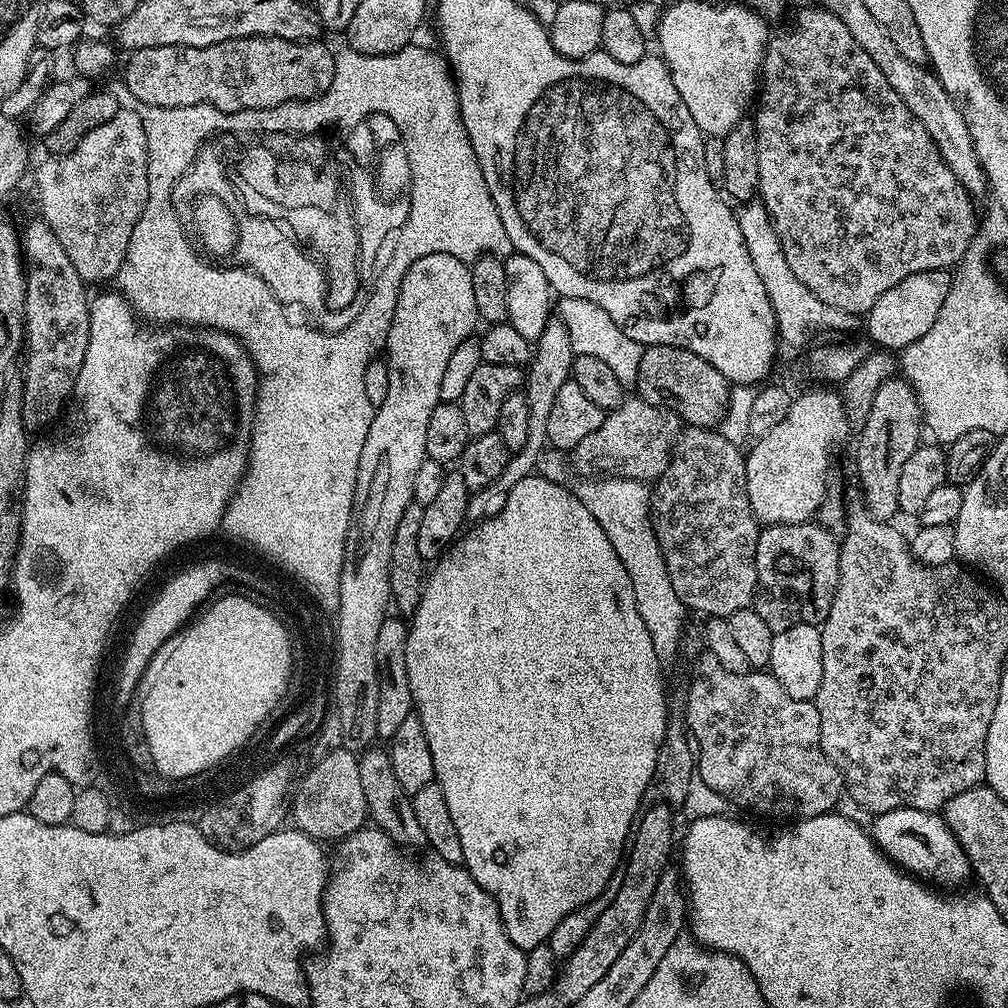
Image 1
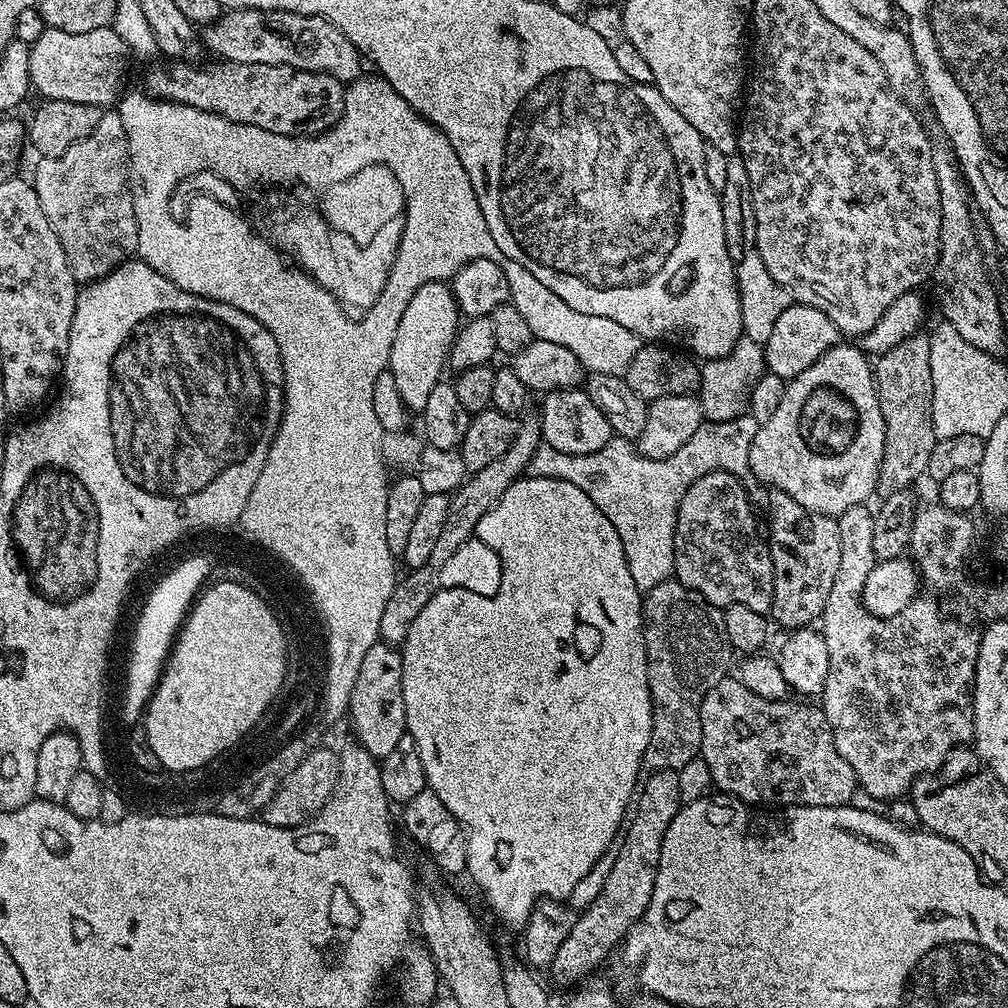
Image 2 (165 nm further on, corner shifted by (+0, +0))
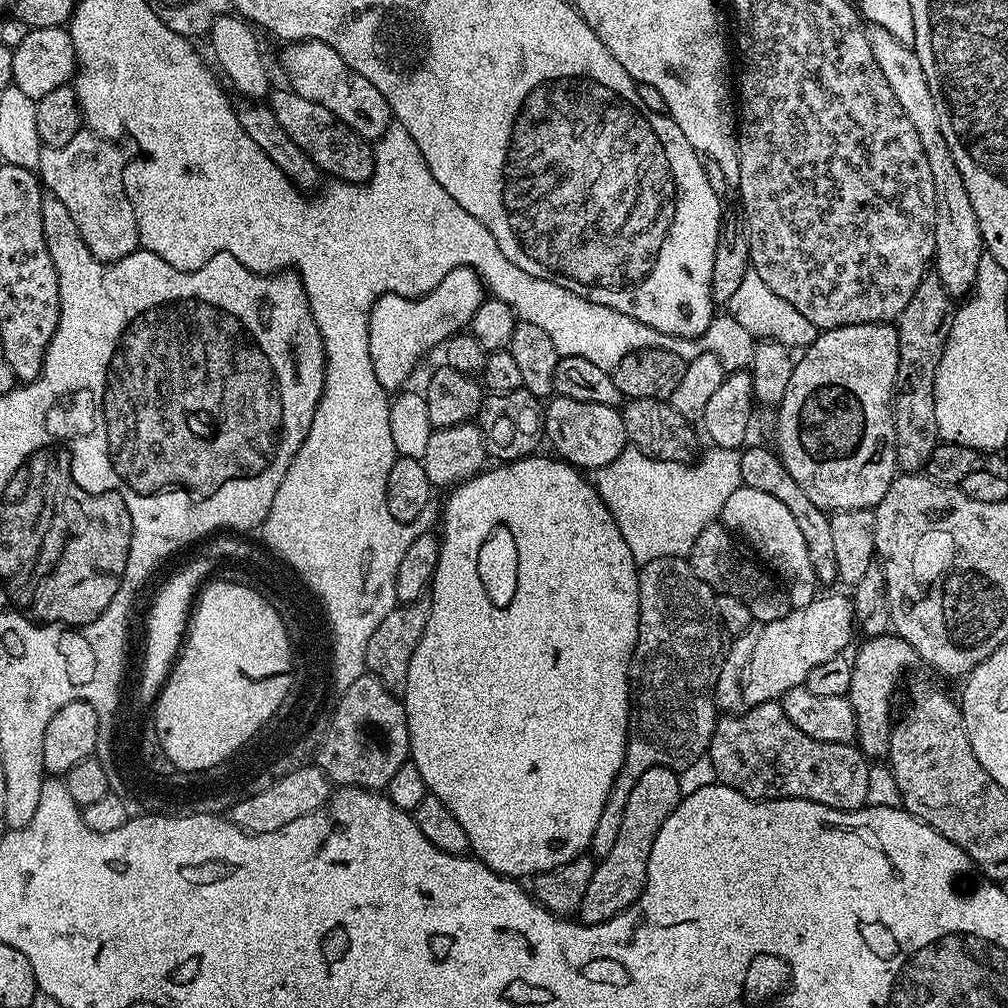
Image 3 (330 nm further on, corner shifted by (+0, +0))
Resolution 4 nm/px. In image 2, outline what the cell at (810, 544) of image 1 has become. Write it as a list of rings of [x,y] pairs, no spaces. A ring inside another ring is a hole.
[[[775,490],[767,494],[768,508],[772,511],[768,520],[772,523],[770,547],[774,566],[774,598],[770,616],[787,630],[806,628],[823,617],[826,598],[830,598],[834,577],[838,575],[838,562],[842,558],[838,526],[833,517],[806,510],[806,506],[794,502],[790,494]]]

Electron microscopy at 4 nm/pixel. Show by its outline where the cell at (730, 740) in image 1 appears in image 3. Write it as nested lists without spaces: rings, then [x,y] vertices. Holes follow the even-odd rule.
[[[780,702],[754,704],[739,714],[721,715],[706,754],[714,762],[717,781],[751,800],[813,800],[815,804],[830,806],[839,812],[857,812],[867,805],[869,757],[855,743],[822,742],[810,738],[810,734],[802,734],[802,730],[786,718]]]

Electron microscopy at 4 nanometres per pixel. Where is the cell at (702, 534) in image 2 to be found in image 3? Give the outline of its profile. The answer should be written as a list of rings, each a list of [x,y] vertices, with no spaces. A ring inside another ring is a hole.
[[[723,523],[708,524],[706,530],[698,534],[698,542],[694,542],[692,552],[686,558],[688,565],[713,592],[738,598],[738,602],[743,602],[749,608],[753,621],[769,624],[778,622],[778,618],[786,618],[786,614],[793,609],[788,593],[777,583],[771,571],[763,572],[759,568],[761,565],[751,555],[744,556],[743,550],[736,545],[736,540],[737,537],[729,532]]]

